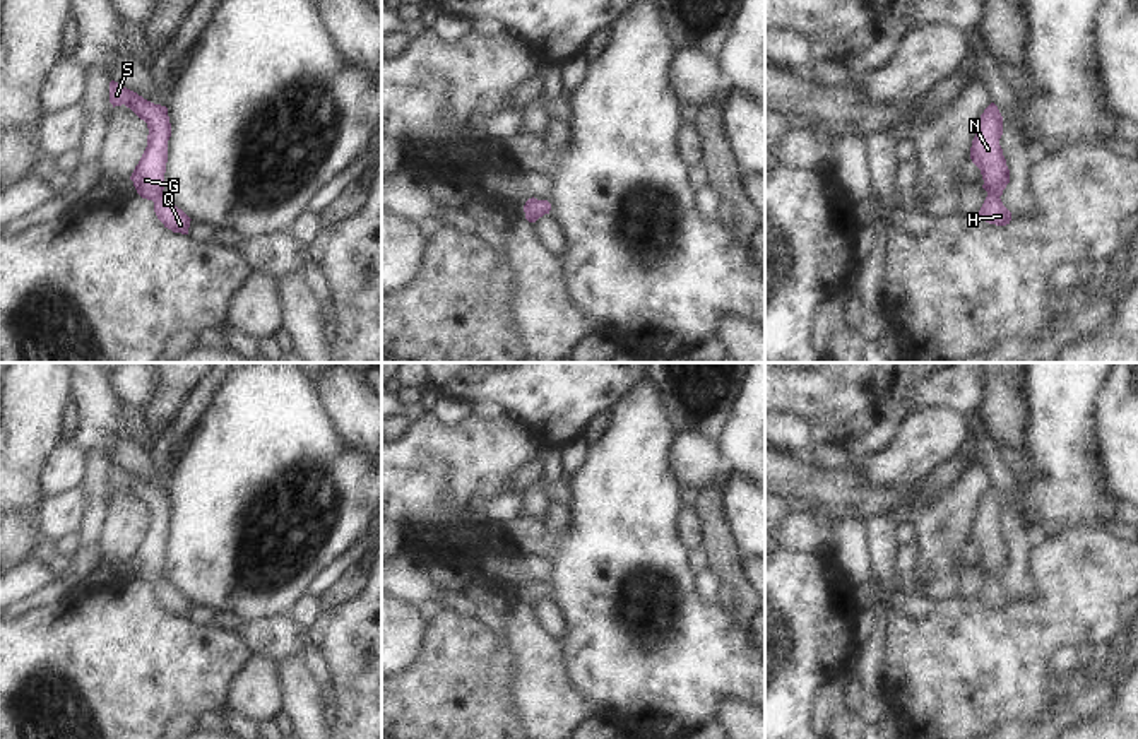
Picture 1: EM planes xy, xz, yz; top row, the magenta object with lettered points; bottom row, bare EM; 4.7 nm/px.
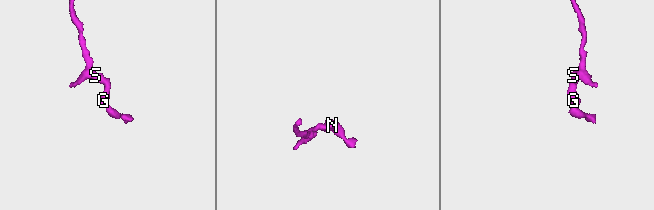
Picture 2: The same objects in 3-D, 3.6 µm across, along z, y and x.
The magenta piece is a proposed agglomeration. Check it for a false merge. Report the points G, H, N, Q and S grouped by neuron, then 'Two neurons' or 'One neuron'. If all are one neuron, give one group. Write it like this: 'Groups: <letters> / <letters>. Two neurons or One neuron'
Groups: G H N Q S. One neuron

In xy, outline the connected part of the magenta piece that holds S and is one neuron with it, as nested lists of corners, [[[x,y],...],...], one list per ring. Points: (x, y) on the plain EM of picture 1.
[[[115,464],[110,465],[110,486],[113,491],[125,488],[144,503],[149,511],[147,530],[130,559],[137,576],[154,585],[154,595],[164,611],[173,616],[188,618],[192,602],[163,578],[168,523],[171,520],[168,491],[144,482]]]

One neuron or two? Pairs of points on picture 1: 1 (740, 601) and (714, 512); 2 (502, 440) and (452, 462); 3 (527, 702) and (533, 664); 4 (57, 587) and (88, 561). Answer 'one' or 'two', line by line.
1: one
2: one
3: one
4: one

